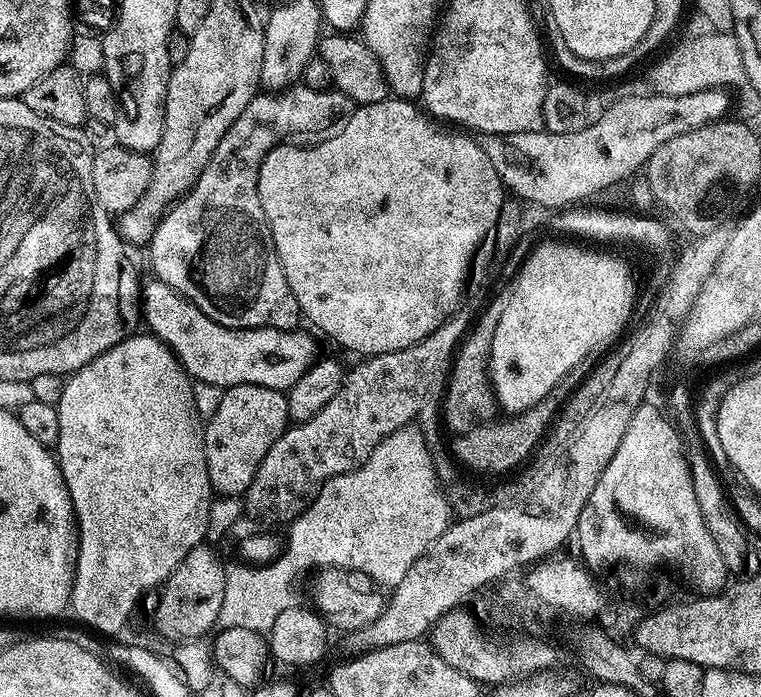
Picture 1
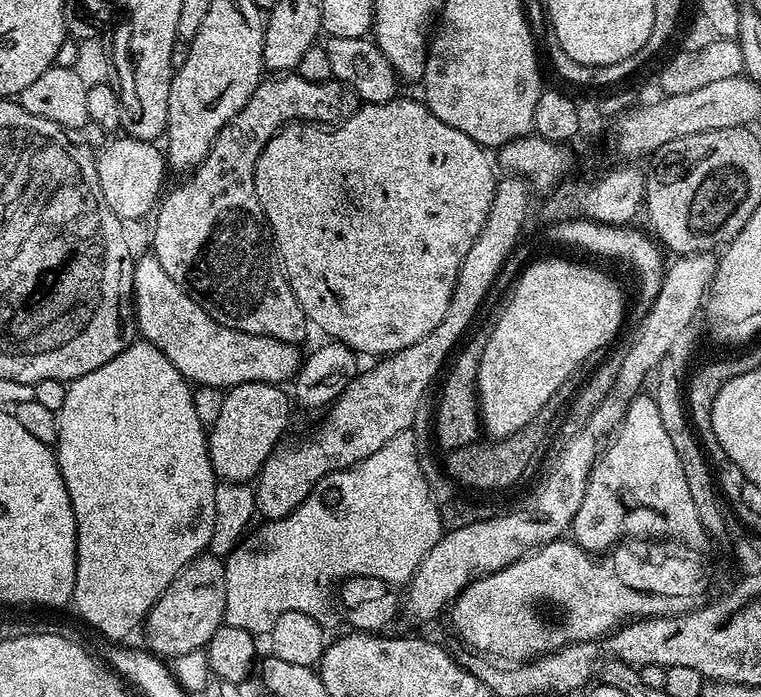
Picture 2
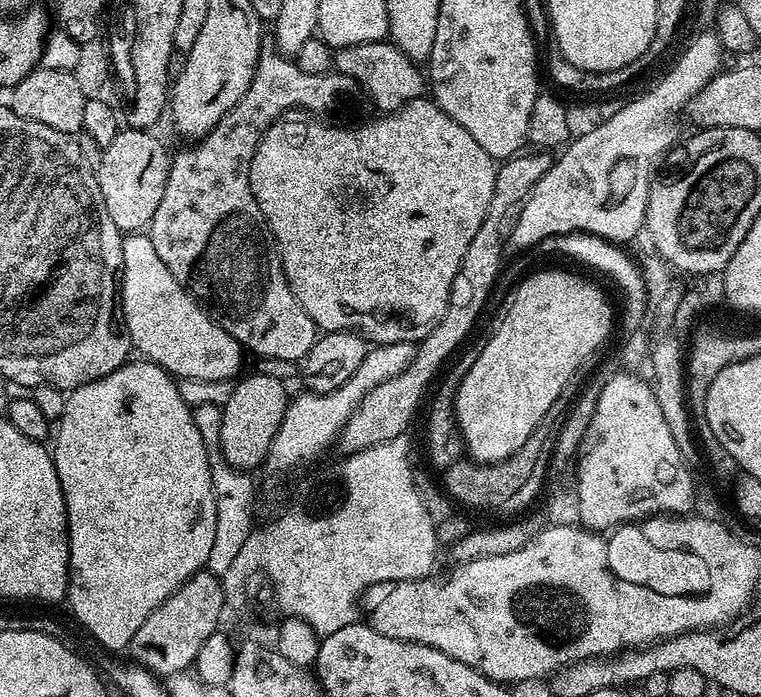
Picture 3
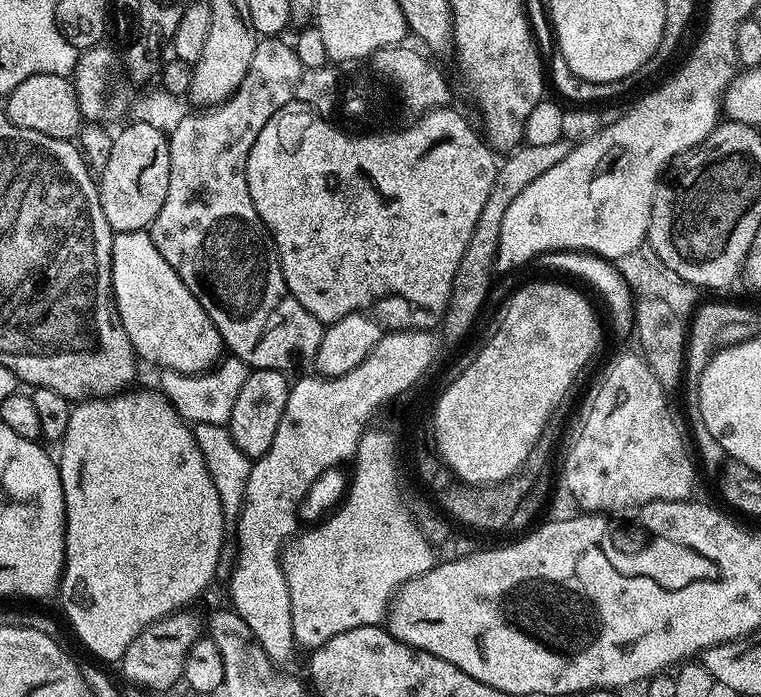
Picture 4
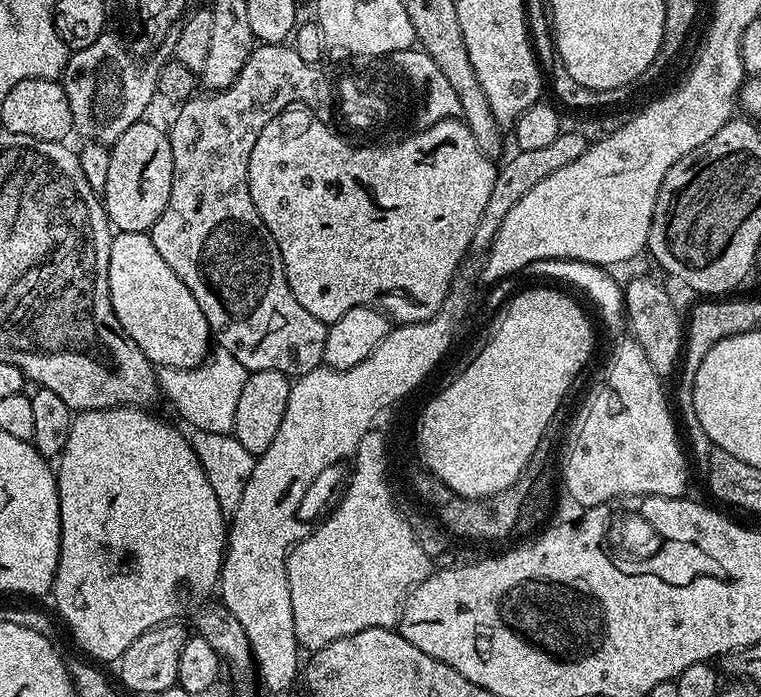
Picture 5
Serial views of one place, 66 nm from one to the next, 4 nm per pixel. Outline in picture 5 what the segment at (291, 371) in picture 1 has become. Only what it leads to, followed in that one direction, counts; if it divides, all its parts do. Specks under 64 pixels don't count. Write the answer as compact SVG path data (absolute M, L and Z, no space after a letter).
M116 232L113 235L112 245L110 246L110 266L108 267L108 297L112 300L112 309L122 326L122 330L132 343L139 346L144 357L153 366L159 366L160 368L197 368L208 359L210 355L210 347L208 348L208 344L210 345L210 333L206 318L202 314L202 306L198 306L198 302L194 302L194 294L190 294L190 290L186 290L182 278L178 278L178 274L174 274L174 270L170 270L170 266L166 266L162 254L158 254L158 249L155 248L148 232Z

